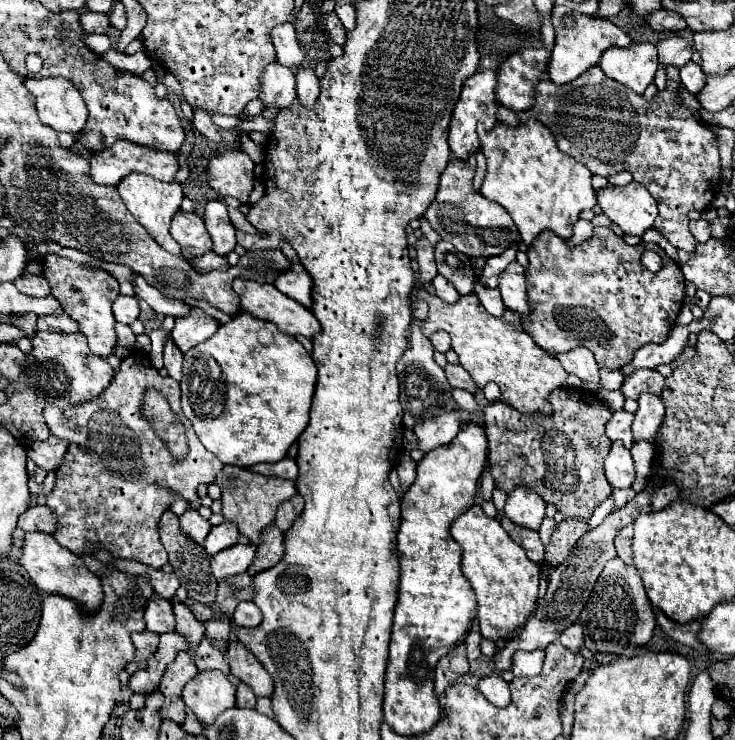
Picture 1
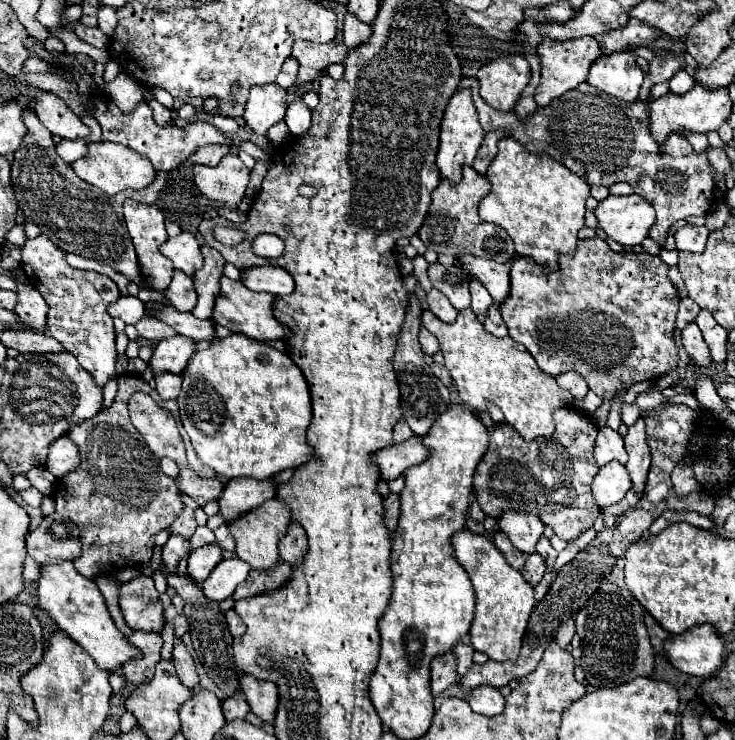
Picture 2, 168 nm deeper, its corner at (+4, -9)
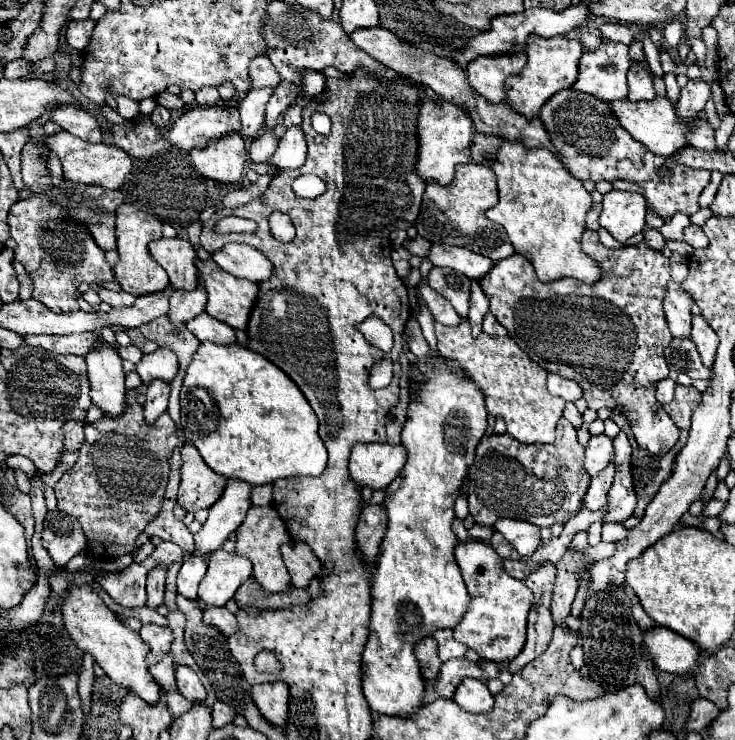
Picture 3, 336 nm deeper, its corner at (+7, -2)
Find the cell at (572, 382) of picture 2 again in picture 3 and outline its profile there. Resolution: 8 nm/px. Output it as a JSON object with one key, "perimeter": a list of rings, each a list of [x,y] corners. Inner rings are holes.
{"perimeter":[[[557,374],[547,376],[547,388],[549,388],[551,394],[561,396],[567,402],[575,402],[583,396],[581,386],[575,380],[569,380],[569,378],[563,378],[563,376],[557,376]]]}

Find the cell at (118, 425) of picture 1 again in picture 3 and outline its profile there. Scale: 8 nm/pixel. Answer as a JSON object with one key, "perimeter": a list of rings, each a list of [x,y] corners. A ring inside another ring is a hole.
{"perimeter":[[[131,388],[125,394],[125,416],[103,416],[95,424],[85,422],[85,442],[79,450],[79,460],[53,486],[55,496],[59,500],[57,508],[79,520],[87,536],[87,550],[97,558],[119,558],[125,554],[133,554],[137,536],[145,530],[149,522],[157,518],[163,506],[165,488],[169,480],[169,456],[175,448],[181,446],[179,428],[169,416],[169,412],[163,412],[155,424],[145,424],[143,404],[139,404],[137,398],[139,392]]]}

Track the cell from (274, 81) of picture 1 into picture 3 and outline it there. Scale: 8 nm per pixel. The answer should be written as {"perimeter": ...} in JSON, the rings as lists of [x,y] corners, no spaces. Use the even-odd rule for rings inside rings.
{"perimeter":[[[251,88],[247,96],[239,102],[241,112],[241,134],[255,138],[263,128],[265,104],[269,102],[275,88]]]}

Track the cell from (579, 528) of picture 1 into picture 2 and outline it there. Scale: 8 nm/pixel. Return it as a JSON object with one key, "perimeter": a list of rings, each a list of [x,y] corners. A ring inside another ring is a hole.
{"perimeter":[[[538,553],[530,555],[530,557],[526,559],[526,565],[522,567],[520,573],[522,573],[522,577],[534,587],[534,585],[538,583],[538,579],[544,575],[544,563],[542,563],[540,555],[538,555]]]}

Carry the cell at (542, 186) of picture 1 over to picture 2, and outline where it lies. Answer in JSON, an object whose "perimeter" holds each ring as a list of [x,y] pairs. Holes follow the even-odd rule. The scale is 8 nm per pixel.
{"perimeter":[[[512,137],[500,139],[498,155],[486,177],[492,183],[492,191],[480,203],[480,217],[506,229],[520,257],[534,259],[548,273],[558,271],[558,257],[576,251],[578,231],[584,227],[586,199],[590,197],[588,183],[548,159],[548,155],[528,153]]]}

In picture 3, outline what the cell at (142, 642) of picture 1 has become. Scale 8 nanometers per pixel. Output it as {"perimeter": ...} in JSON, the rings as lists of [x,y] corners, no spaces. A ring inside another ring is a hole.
{"perimeter":[[[145,624],[145,626],[141,628],[139,634],[141,634],[143,642],[149,644],[149,648],[151,648],[149,654],[147,654],[147,658],[145,658],[147,666],[157,664],[157,662],[163,658],[163,654],[169,652],[169,646],[171,646],[171,642],[173,642],[173,634],[171,634],[171,630],[169,630],[167,626]]]}

